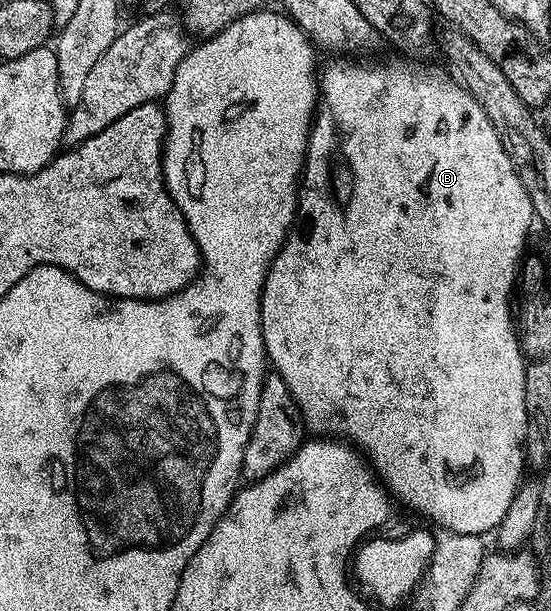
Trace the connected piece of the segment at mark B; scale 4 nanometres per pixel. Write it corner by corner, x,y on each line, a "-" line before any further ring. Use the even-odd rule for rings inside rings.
331,59
327,66
322,66
318,74
319,103
315,107
315,116
311,122
311,134
307,140
307,158
303,160
301,188
297,193
297,216
291,226
285,243
279,248
279,254
267,272
261,295
261,327
263,342
270,368
278,376
285,379
285,387
289,387
289,395
297,403
303,416
303,424
315,435
338,435
348,442
354,443
363,454
368,465
377,474
382,486
396,502
399,501
407,509
436,521
439,529
448,529
450,533
473,533
487,535
487,532
498,530
501,519
505,519
505,511
509,511
509,503
513,503
513,495
519,490
525,474
525,450
523,441
527,438
527,412
525,411
525,371
527,365
522,351
519,349
519,338
515,336
513,324
513,286
517,281
517,270
524,256
523,244
527,241
527,232
531,229
531,221
535,217
529,195
521,185
517,172
509,155
505,155
505,147
501,147
501,139
497,139
497,131
493,131
493,123
489,123
489,115
469,95
458,80
452,79
446,72
434,73
426,69
419,59
403,59
407,61
391,61
388,65
354,65
351,59

